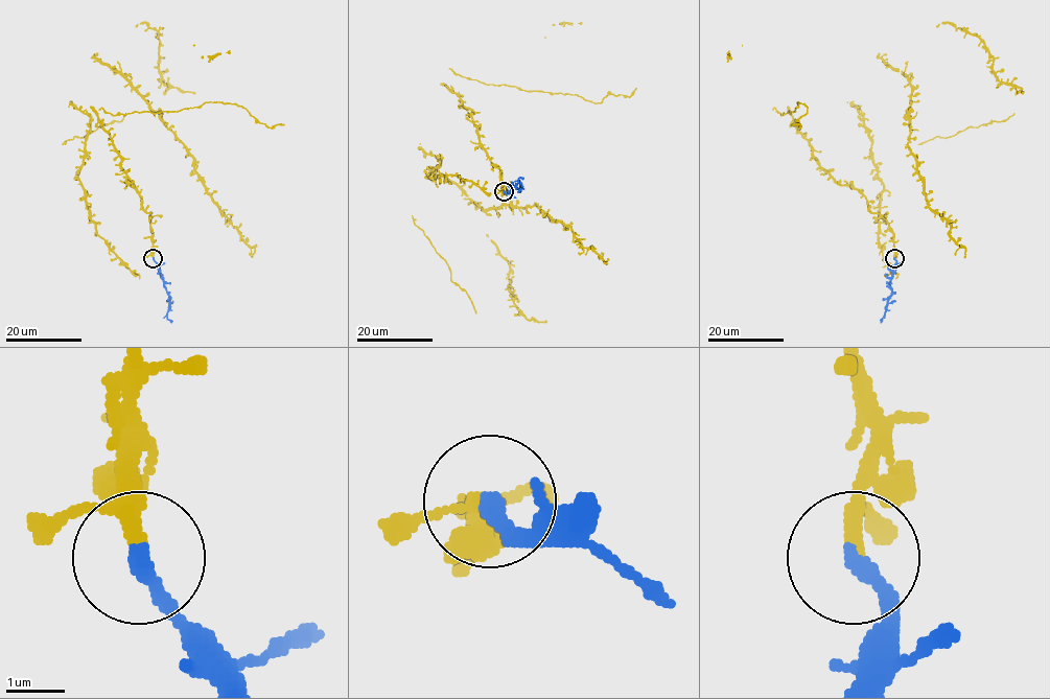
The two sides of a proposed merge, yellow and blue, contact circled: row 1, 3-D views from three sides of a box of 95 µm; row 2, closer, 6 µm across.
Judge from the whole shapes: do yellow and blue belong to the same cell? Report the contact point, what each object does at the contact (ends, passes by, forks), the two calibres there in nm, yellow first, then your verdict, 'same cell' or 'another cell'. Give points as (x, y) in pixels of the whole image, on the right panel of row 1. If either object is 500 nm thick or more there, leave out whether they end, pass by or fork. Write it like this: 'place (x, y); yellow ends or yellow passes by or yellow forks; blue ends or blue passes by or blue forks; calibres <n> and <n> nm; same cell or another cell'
place (894, 258); yellow passes by; blue ends; calibres 190 and 300 nm; same cell

